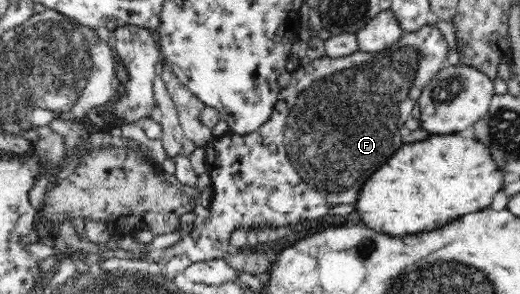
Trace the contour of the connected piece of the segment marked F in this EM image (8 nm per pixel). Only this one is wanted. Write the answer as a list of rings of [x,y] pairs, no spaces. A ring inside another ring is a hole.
[[[432,18],[432,21],[425,26],[421,26],[419,30],[411,32],[404,32],[403,36],[385,50],[379,52],[363,52],[357,51],[353,54],[342,56],[341,58],[331,58],[325,56],[312,60],[307,66],[302,66],[291,73],[291,77],[287,86],[279,89],[277,94],[276,109],[274,114],[271,114],[269,120],[262,124],[256,131],[250,132],[245,136],[239,134],[228,133],[218,138],[213,138],[206,146],[206,168],[211,175],[212,182],[212,203],[210,209],[207,210],[208,219],[205,222],[198,221],[195,228],[189,233],[185,234],[183,238],[175,245],[167,248],[167,252],[158,259],[158,262],[152,260],[153,270],[160,273],[162,276],[173,278],[173,274],[177,270],[185,270],[194,262],[201,262],[204,260],[213,260],[221,258],[225,252],[229,250],[229,234],[237,228],[277,228],[280,230],[281,226],[294,225],[297,222],[304,220],[311,220],[314,218],[321,218],[327,214],[333,206],[338,204],[354,204],[357,200],[363,182],[383,164],[387,162],[387,158],[391,158],[395,150],[399,150],[404,144],[401,143],[401,127],[411,117],[413,106],[418,102],[418,98],[422,90],[427,86],[428,82],[441,70],[441,66],[447,63],[449,56],[449,45],[445,41],[445,37],[441,33],[441,29],[437,26],[438,19]]]

